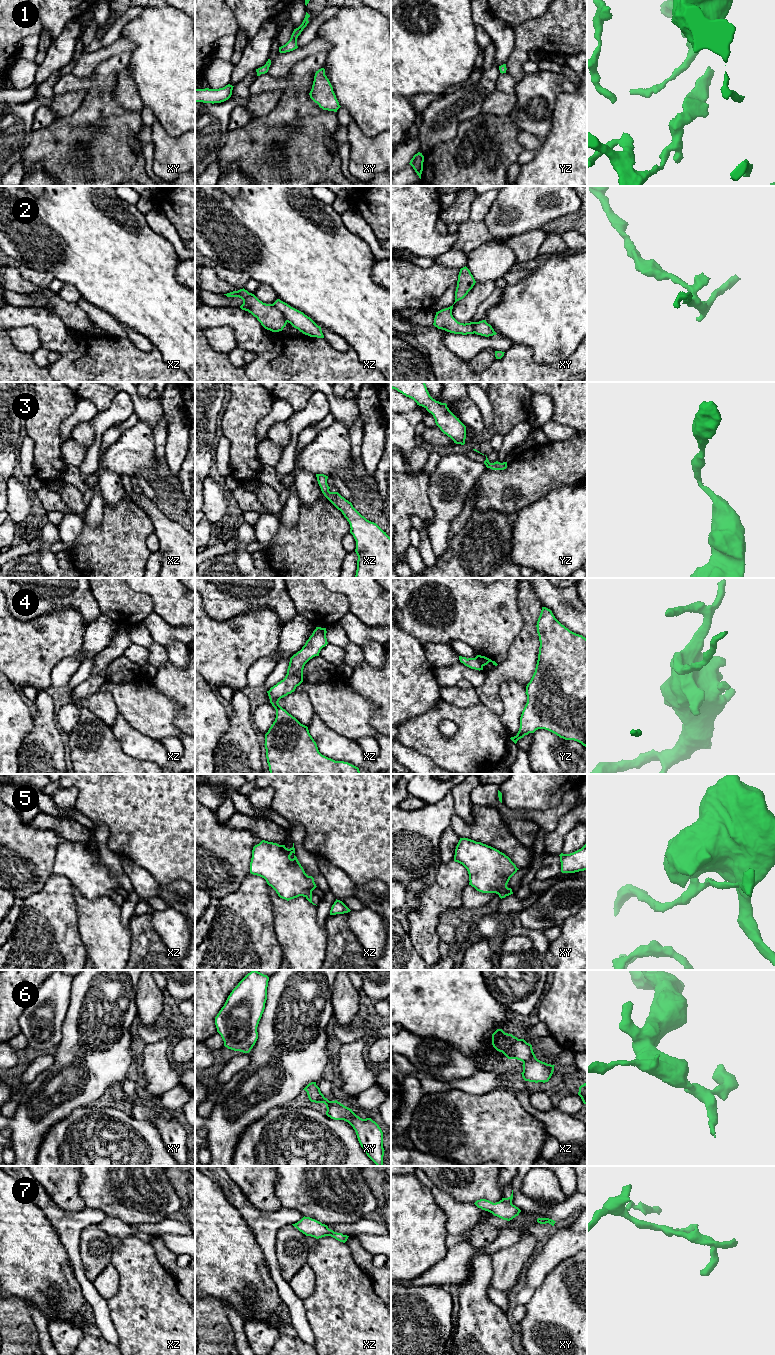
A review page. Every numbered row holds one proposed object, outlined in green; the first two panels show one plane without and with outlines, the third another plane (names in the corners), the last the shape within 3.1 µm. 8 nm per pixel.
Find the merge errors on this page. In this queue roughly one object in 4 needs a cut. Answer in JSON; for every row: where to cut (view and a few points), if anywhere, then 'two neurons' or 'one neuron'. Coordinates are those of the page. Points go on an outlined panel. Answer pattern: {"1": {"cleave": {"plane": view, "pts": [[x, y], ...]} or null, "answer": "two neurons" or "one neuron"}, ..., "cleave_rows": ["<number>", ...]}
{"1": {"cleave": null, "answer": "one neuron"}, "2": {"cleave": {"plane": "xz", "pts": [[273, 303], [287, 321]]}, "answer": "two neurons"}, "3": {"cleave": null, "answer": "one neuron"}, "4": {"cleave": null, "answer": "one neuron"}, "5": {"cleave": {"plane": "xy", "pts": [[506, 886], [497, 893]]}, "answer": "two neurons"}, "6": {"cleave": null, "answer": "one neuron"}, "7": {"cleave": null, "answer": "one neuron"}, "cleave_rows": ["2", "5"]}

